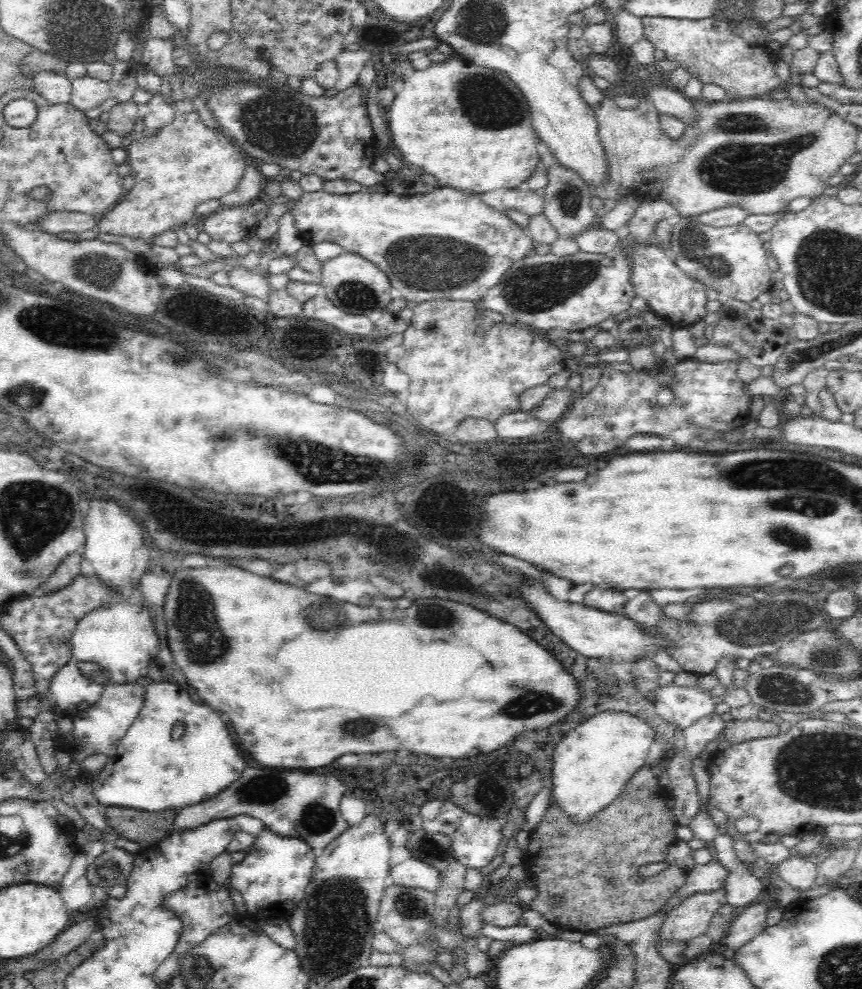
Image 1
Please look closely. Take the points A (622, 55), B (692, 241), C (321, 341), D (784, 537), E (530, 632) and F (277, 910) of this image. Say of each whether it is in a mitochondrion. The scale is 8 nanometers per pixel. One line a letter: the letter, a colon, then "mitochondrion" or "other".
A: other
B: mitochondrion
C: other
D: mitochondrion
E: other
F: other

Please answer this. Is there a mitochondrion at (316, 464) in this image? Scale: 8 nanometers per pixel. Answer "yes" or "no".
yes

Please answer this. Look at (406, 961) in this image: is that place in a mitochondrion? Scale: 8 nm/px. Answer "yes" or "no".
no

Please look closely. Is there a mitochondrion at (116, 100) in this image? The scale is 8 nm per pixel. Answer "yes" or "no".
no

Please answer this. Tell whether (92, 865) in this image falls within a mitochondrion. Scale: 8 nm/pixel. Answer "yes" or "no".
no

